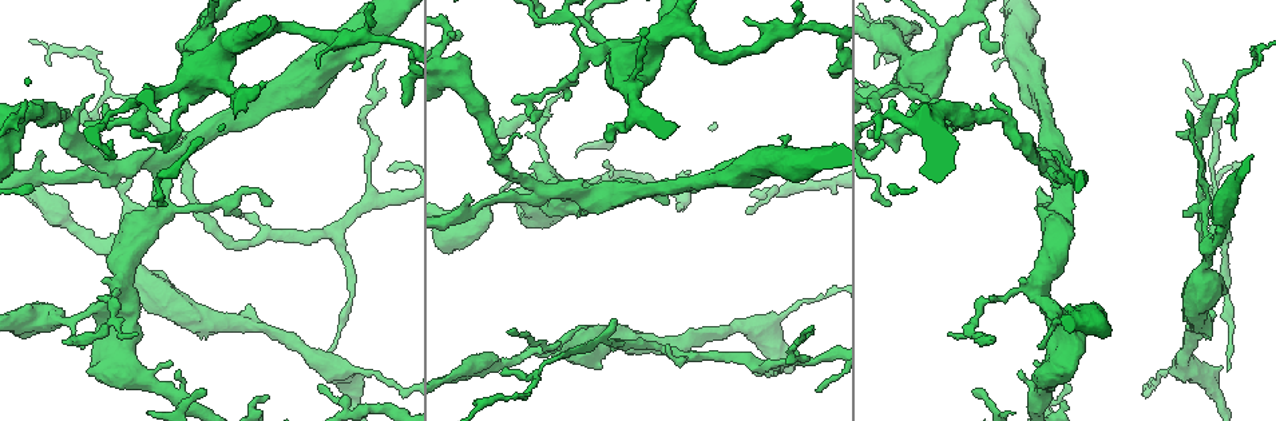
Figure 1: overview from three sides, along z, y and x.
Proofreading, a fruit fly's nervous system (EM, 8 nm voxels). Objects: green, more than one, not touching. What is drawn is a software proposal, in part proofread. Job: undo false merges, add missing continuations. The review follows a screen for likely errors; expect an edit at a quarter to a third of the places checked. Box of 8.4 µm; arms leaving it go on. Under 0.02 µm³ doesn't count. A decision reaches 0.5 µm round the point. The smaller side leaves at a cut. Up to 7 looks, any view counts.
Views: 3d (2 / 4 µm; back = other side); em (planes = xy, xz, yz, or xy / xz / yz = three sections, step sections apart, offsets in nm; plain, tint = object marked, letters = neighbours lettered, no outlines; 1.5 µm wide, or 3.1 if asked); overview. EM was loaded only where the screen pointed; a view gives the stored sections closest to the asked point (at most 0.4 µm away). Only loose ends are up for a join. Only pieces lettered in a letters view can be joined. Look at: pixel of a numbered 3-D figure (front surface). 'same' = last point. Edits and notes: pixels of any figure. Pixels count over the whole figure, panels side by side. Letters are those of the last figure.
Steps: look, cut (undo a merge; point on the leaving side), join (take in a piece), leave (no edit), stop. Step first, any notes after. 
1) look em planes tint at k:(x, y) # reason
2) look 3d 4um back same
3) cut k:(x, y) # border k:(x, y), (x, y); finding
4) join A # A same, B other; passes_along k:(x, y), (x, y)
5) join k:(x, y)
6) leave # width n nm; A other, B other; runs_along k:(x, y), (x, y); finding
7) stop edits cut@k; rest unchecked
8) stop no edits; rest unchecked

look em planes letters at 1:(949, 336) # branch stops here

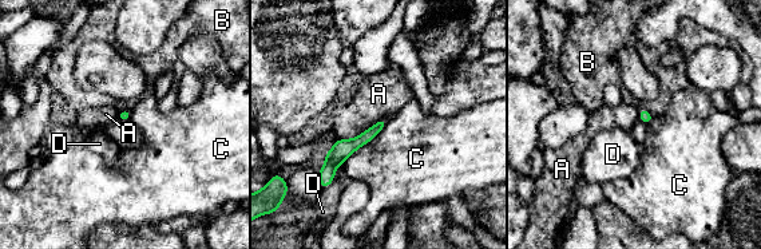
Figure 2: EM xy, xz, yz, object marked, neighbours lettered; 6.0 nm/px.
leave # width 70 nm; A other, B other, C other, D other; runs_along 2:(383, 122), (331, 165), (325, 181); no lettered piece goes on from it

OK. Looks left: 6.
look em planes letters at 1:(540, 195) # side arm on a straight run

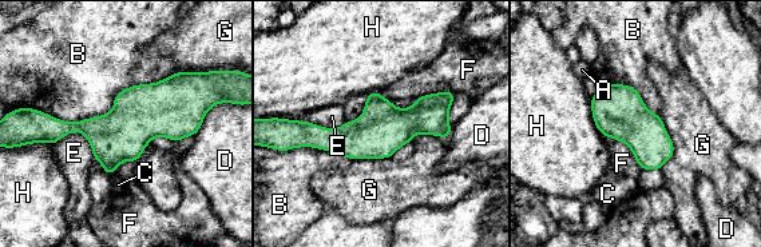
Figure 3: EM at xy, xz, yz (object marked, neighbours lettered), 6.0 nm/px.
leave # A other, B other, C other, D other, E other, F other, G other, H other; border 3:(379, 92), (401, 108), (455, 95); one cell here

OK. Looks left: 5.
look em planes letters at 1:(748, 214) # an open end

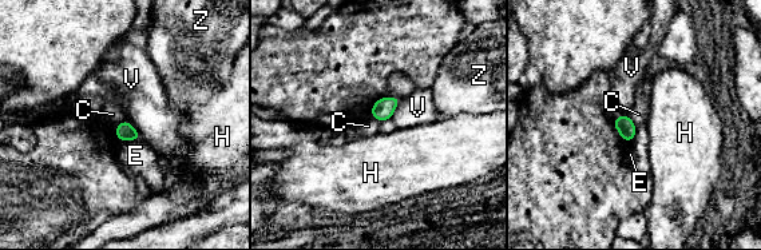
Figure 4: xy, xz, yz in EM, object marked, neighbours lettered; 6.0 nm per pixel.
leave # width 110 nm; C other, E other, H other, V other, Z other; border 4:(126, 118), (114, 130); none of them fits

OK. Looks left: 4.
stop no edits; rest unchecked

